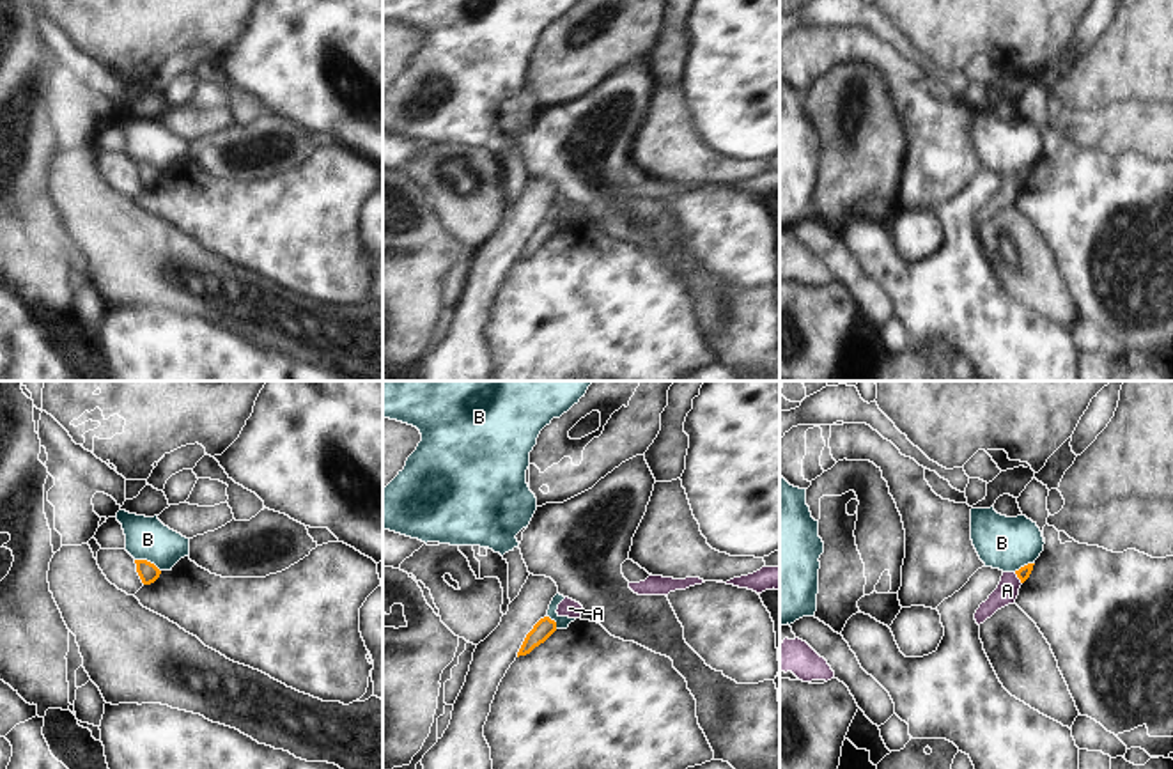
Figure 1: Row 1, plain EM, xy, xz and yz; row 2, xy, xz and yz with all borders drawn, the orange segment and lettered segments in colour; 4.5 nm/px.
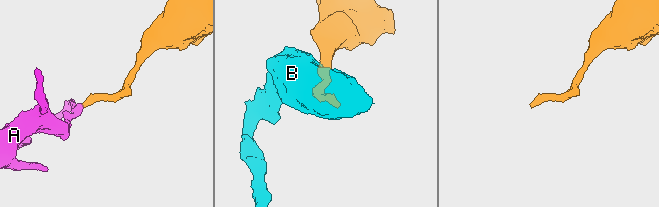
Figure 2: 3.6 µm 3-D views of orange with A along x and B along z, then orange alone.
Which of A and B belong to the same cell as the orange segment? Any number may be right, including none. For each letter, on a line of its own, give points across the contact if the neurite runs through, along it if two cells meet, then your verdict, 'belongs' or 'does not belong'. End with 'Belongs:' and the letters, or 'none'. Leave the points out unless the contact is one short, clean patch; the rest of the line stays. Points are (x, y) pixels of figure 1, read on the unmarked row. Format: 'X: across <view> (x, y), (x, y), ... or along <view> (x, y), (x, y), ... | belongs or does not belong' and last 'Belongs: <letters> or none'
A: along yz (1014, 176), (1021, 186) | does not belong
B: along xy (135, 162), (146, 162), (160, 174) | does not belong
Belongs: none

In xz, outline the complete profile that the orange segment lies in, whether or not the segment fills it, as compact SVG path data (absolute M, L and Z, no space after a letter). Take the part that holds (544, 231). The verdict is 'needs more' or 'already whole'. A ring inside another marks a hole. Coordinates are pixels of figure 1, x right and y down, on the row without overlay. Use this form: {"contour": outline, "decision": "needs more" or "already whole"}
{"contour": "M549 220L540 221L533 232L526 237L517 260L530 257L535 250L544 246L556 234L556 225Z", "decision": "already whole"}

